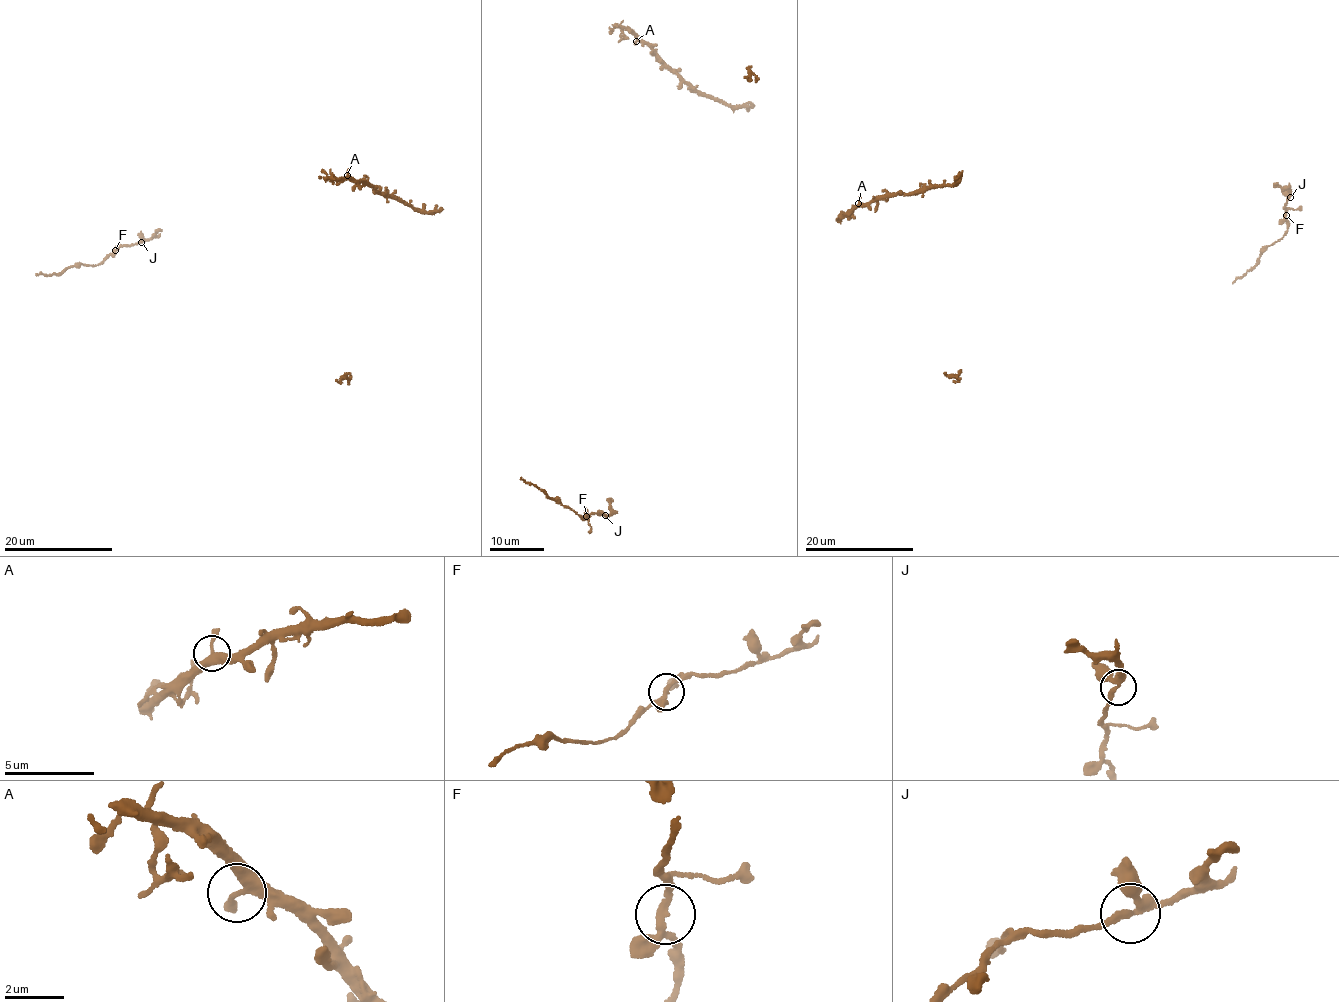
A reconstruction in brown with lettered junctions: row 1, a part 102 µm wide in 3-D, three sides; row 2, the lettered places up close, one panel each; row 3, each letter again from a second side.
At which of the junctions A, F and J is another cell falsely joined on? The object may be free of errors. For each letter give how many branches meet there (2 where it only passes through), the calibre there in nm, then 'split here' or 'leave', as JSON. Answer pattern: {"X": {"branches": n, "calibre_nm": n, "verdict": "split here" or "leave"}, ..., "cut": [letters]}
{"A": {"branches": 3, "calibre_nm": 300, "verdict": "leave"}, "F": {"branches": 3, "calibre_nm": 200, "verdict": "leave"}, "J": {"branches": 3, "calibre_nm": 280, "verdict": "leave"}, "cut": []}

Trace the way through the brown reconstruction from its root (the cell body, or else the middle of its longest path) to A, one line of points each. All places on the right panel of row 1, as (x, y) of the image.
A: (959, 182), (858, 203)

